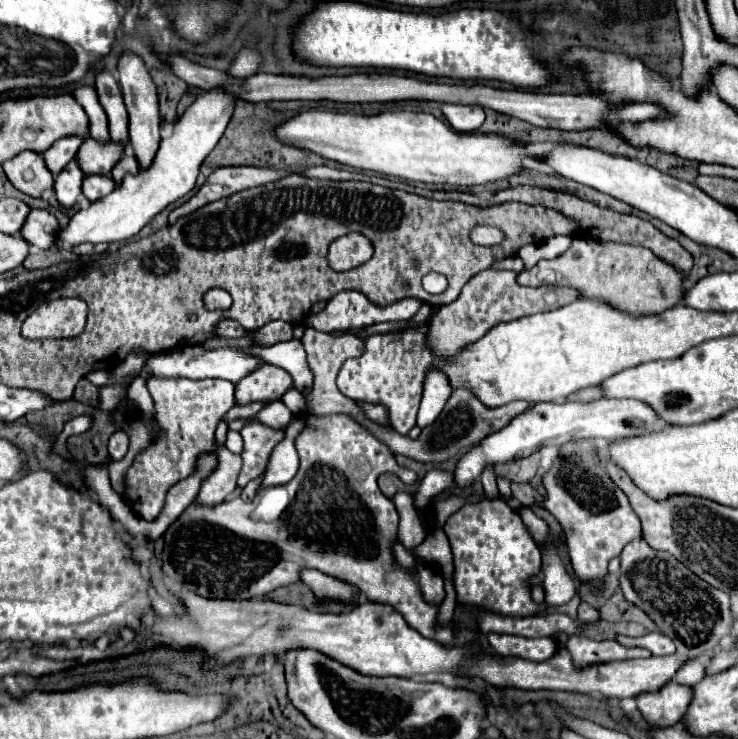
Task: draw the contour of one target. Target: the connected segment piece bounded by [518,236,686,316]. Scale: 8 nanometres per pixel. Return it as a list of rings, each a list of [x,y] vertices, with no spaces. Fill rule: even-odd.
[[[574,238],[572,246],[558,258],[540,260],[534,268],[518,274],[520,286],[570,286],[586,298],[602,298],[630,314],[660,314],[674,308],[684,298],[686,274],[660,260],[652,250],[618,242],[600,242],[592,238]]]

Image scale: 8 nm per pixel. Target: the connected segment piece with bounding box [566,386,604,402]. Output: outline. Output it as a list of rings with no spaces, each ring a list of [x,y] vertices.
[[[590,386],[590,388],[584,388],[580,392],[574,392],[566,400],[584,400],[584,402],[588,402],[588,400],[596,400],[596,398],[602,398],[602,396],[604,394],[600,392],[600,386]]]

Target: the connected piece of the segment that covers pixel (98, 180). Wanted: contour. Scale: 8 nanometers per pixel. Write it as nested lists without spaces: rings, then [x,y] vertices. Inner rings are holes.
[[[84,176],[82,192],[90,202],[96,202],[108,196],[116,188],[116,182],[110,176]]]

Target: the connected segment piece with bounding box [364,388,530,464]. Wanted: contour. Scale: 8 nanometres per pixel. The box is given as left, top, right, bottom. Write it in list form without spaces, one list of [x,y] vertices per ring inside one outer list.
[[[458,388],[452,392],[452,398],[448,402],[448,406],[442,410],[442,414],[422,430],[420,438],[412,440],[408,436],[400,436],[398,432],[394,432],[392,428],[386,426],[378,426],[378,424],[368,424],[368,420],[364,420],[364,424],[382,440],[386,442],[394,454],[404,454],[408,458],[414,458],[418,462],[444,462],[452,456],[456,456],[462,448],[478,444],[480,440],[484,440],[486,436],[490,436],[492,432],[498,432],[500,428],[504,428],[506,424],[512,422],[512,418],[516,418],[520,412],[526,412],[530,408],[528,402],[518,400],[518,402],[510,402],[506,406],[500,408],[482,408],[480,400],[476,400],[476,396],[472,396],[472,392],[468,392],[468,388]]]

